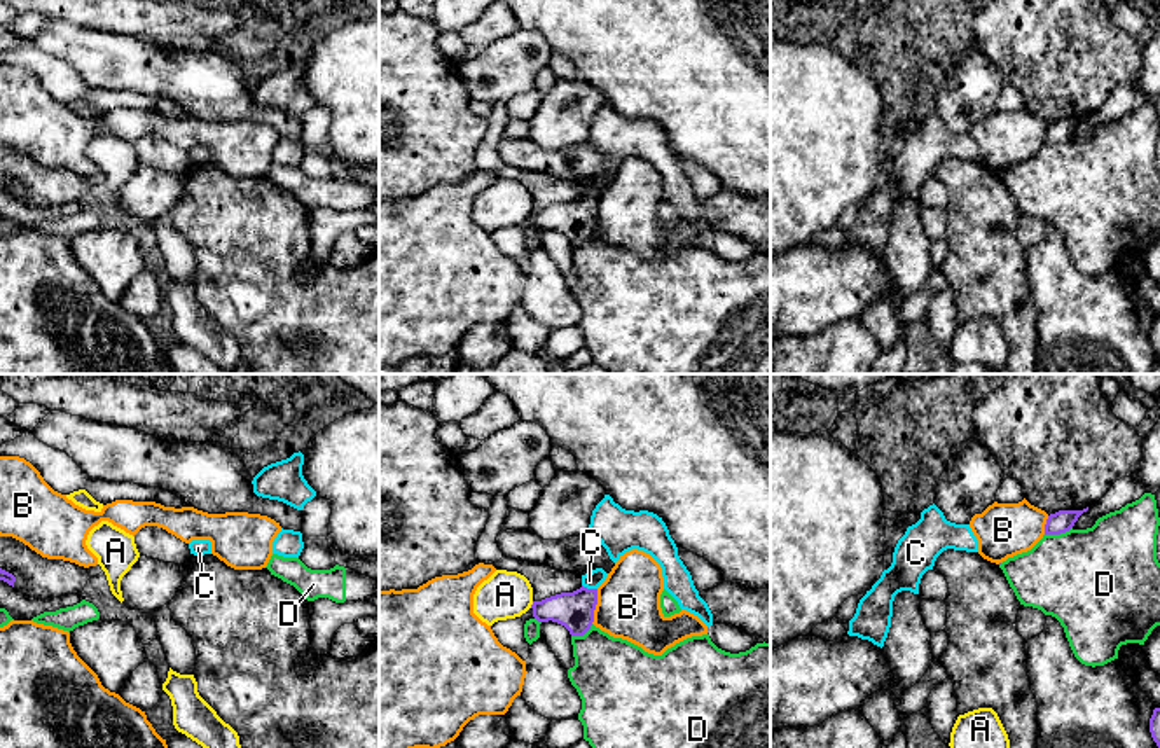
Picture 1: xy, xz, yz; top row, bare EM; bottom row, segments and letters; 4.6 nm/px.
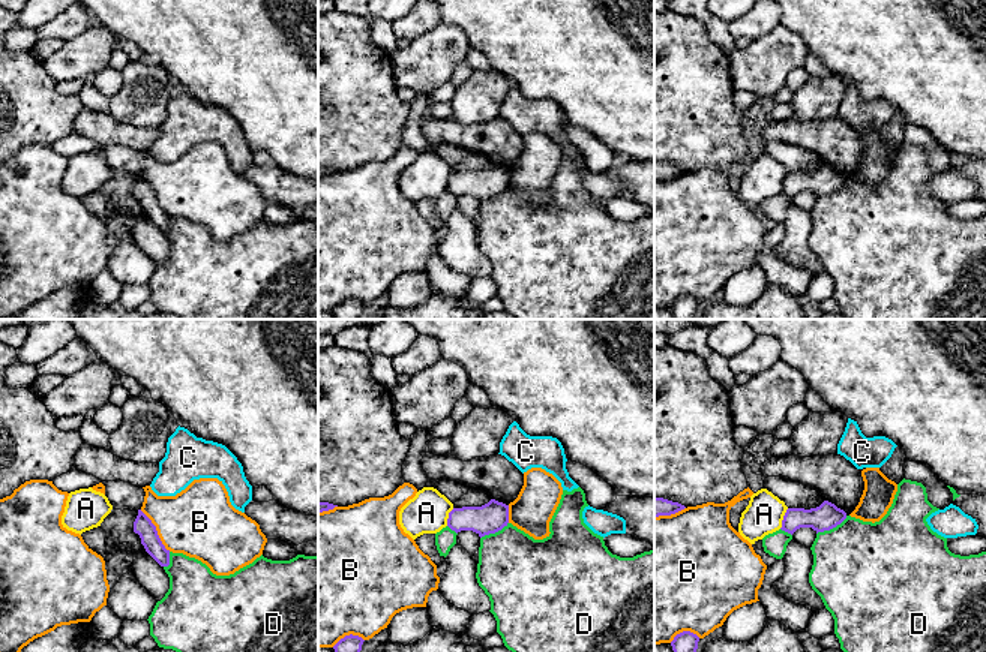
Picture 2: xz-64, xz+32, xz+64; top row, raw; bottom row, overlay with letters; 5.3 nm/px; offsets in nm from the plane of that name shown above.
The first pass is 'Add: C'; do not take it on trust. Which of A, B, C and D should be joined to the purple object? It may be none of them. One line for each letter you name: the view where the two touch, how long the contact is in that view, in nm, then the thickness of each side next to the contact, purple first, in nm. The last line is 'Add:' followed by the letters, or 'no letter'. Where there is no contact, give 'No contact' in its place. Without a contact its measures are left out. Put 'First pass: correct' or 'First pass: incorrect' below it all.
Add: no letter
First pass: incorrect

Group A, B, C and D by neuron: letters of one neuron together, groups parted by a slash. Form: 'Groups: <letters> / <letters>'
Groups: A / B / C / D

